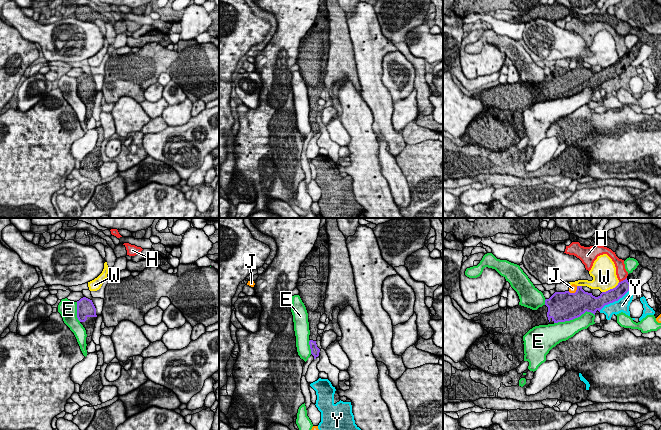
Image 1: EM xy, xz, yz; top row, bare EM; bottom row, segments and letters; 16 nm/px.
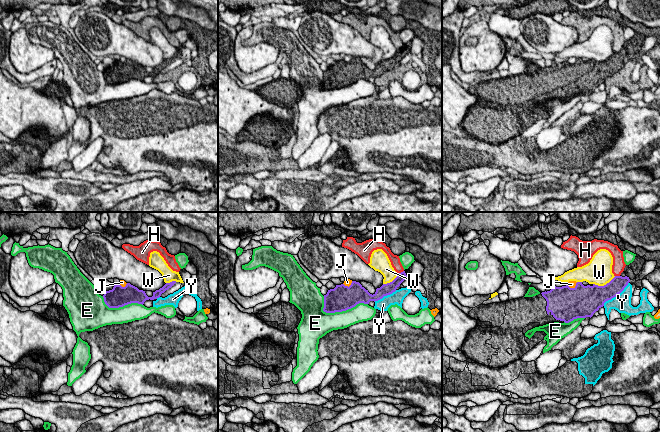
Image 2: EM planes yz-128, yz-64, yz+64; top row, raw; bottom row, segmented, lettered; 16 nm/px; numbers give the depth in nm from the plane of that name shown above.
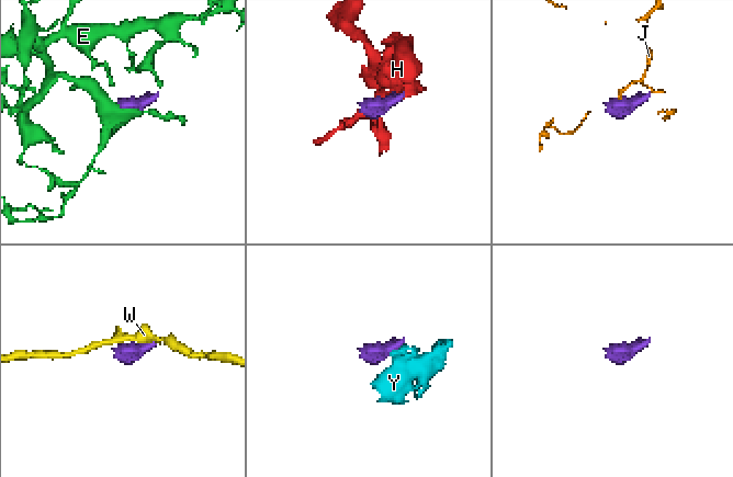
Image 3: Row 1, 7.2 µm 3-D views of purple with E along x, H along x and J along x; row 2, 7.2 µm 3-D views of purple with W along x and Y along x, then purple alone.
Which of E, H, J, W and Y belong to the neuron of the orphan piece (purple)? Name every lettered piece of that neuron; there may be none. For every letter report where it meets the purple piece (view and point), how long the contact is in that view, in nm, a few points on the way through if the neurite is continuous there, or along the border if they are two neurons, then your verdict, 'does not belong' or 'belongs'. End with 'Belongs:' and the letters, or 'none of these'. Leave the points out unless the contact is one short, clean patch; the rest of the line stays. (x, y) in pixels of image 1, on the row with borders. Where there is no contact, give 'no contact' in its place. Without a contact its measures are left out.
E: yz (574, 318) | 650 nm | does not belong
H: yz (623, 280) | 150 nm | along yz (626, 277), (619, 282) | does not belong
J: yz (575, 292) | 180 nm | along yz (577, 286), (574, 292), (568, 291) | does not belong
W: yz (610, 289) | 340 nm | does not belong
Y: yz (614, 301) | 600 nm | does not belong
Belongs: none of these

